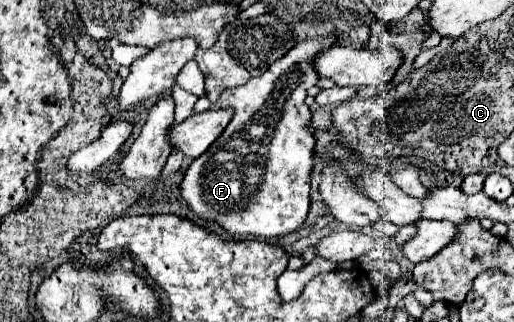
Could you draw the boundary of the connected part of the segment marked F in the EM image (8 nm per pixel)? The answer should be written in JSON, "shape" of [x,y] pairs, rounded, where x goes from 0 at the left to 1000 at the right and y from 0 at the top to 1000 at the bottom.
{"shape":[[[656,102],[593,121],[578,134],[554,177],[535,189],[512,233],[492,239],[469,270],[453,270],[430,289],[430,301],[422,307],[422,332],[453,332],[457,357],[430,425],[368,512],[352,568],[352,606],[383,668],[422,686],[449,730],[488,730],[500,742],[547,736],[586,705],[605,630],[601,562],[613,457],[609,413],[605,401],[597,401],[597,388],[605,382],[605,351],[593,326],[593,307],[597,276],[621,252],[617,220],[609,220],[609,183],[617,177],[617,158],[636,158],[656,134]]]}

